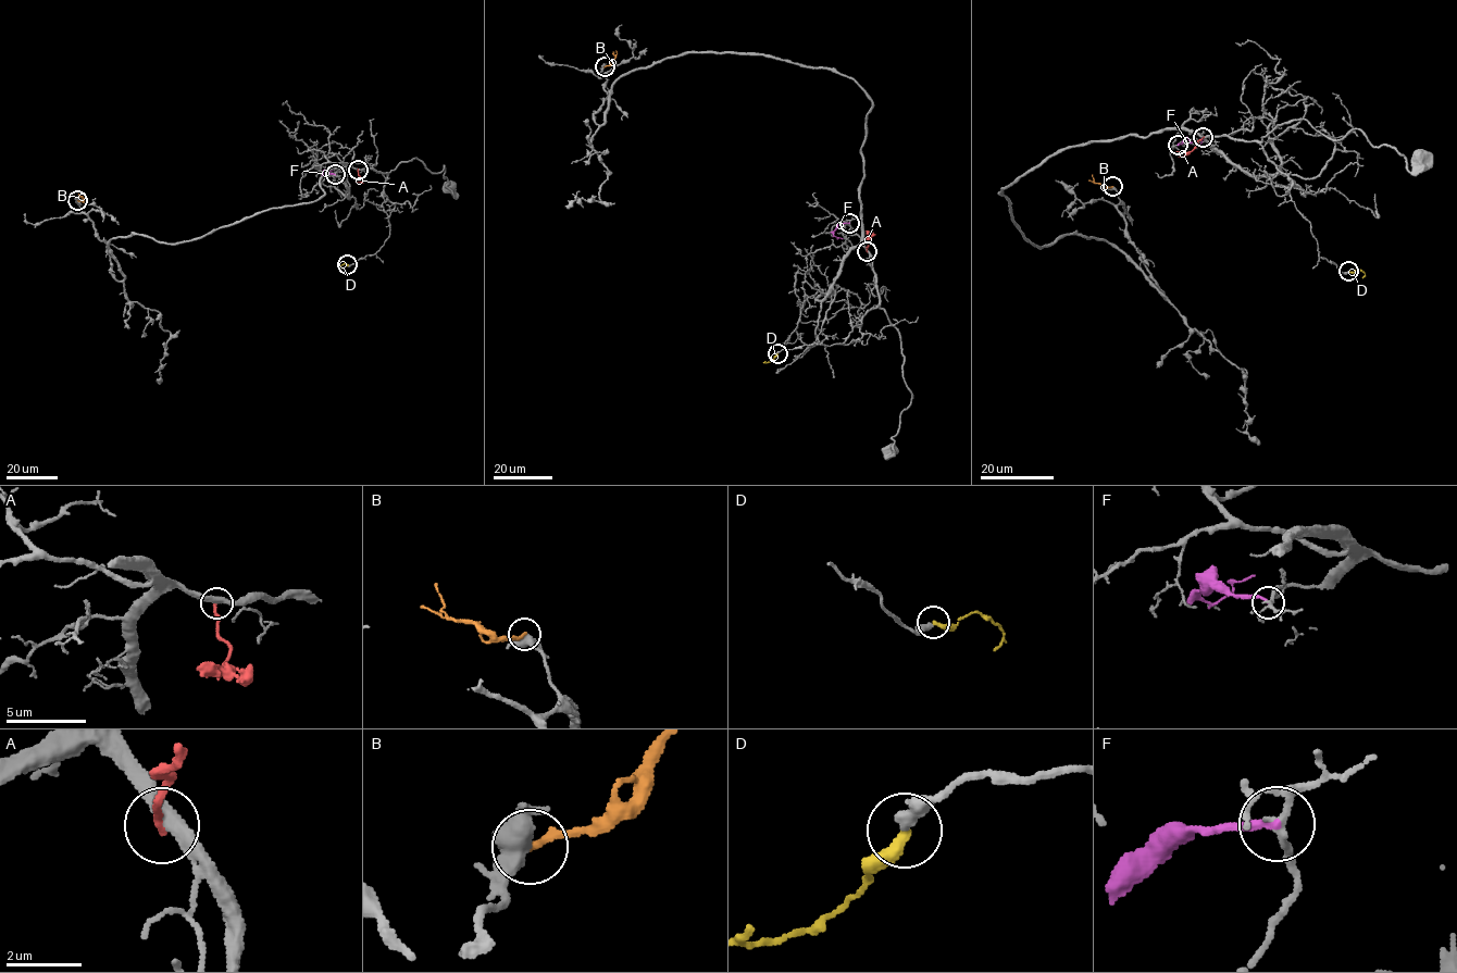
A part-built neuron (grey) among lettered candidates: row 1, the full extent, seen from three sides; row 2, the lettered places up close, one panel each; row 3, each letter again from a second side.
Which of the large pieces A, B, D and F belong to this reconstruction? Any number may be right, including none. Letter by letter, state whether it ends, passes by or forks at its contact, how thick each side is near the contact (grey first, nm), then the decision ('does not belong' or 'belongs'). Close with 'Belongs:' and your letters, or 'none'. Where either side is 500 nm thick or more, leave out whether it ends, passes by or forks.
A: it ends there; 360 nm thick on the grey side, 200 nm on the other; does not belong
B: it ends there; 420 nm thick on the grey side, 190 nm on the other; does not belong
D: it ends there; 400 nm thick on the grey side, 320 nm on the other; belongs
F: it ends there; 150 nm thick on the grey side, 200 nm on the other; does not belong
Belongs: D

